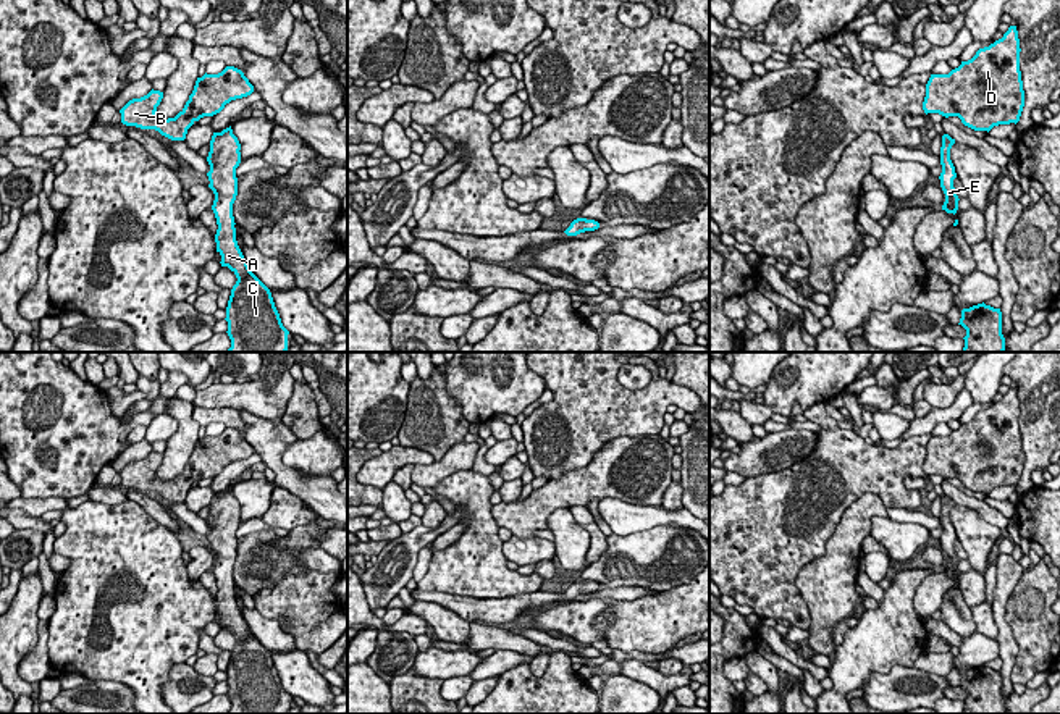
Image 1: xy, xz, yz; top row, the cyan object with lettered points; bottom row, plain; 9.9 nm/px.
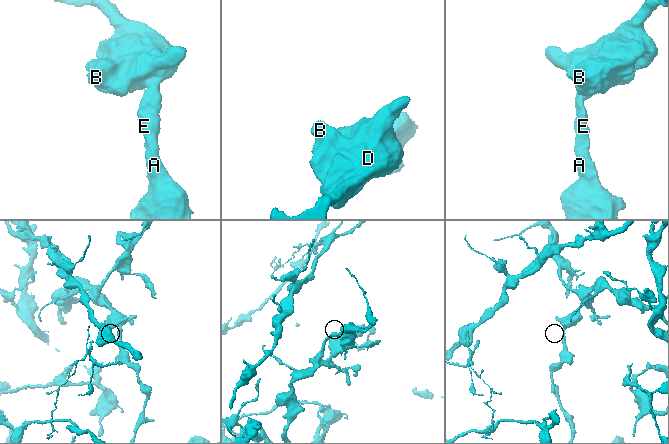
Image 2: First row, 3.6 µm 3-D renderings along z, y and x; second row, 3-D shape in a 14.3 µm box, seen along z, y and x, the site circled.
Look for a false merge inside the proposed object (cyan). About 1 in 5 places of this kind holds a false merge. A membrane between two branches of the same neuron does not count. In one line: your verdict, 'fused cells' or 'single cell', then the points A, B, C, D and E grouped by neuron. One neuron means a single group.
single cell; groups A B C D E

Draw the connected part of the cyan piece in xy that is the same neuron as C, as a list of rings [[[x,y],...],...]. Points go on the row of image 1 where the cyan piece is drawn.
[[[231,126],[221,132],[213,132],[207,162],[210,165],[208,187],[215,194],[212,210],[217,218],[217,252],[221,255],[221,267],[228,267],[238,278],[231,289],[226,307],[228,336],[231,347],[226,352],[286,352],[289,331],[283,326],[280,313],[275,307],[270,289],[250,271],[236,241],[236,228],[233,216],[233,204],[238,195],[236,168],[241,163],[241,144],[233,134]]]

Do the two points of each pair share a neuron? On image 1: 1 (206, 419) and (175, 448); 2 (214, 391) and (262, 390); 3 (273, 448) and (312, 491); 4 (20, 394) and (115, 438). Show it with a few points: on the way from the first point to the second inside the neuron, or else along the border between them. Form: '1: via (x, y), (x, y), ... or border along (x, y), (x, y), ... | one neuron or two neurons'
1: border along (193, 407), (193, 417), (201, 425) | two neurons
2: via (225, 393), (251, 393) | one neuron
3: via (273, 461), (299, 483) | one neuron
4: via (36, 411), (63, 432), (81, 432), (89, 436) | one neuron

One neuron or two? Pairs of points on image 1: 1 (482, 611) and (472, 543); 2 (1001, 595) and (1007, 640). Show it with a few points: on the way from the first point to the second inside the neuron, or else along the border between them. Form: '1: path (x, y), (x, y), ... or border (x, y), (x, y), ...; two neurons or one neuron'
1: border (443, 592), (474, 598), (509, 598), (517, 595); two neurons
2: path (1001, 606), (1002, 629); one neuron

